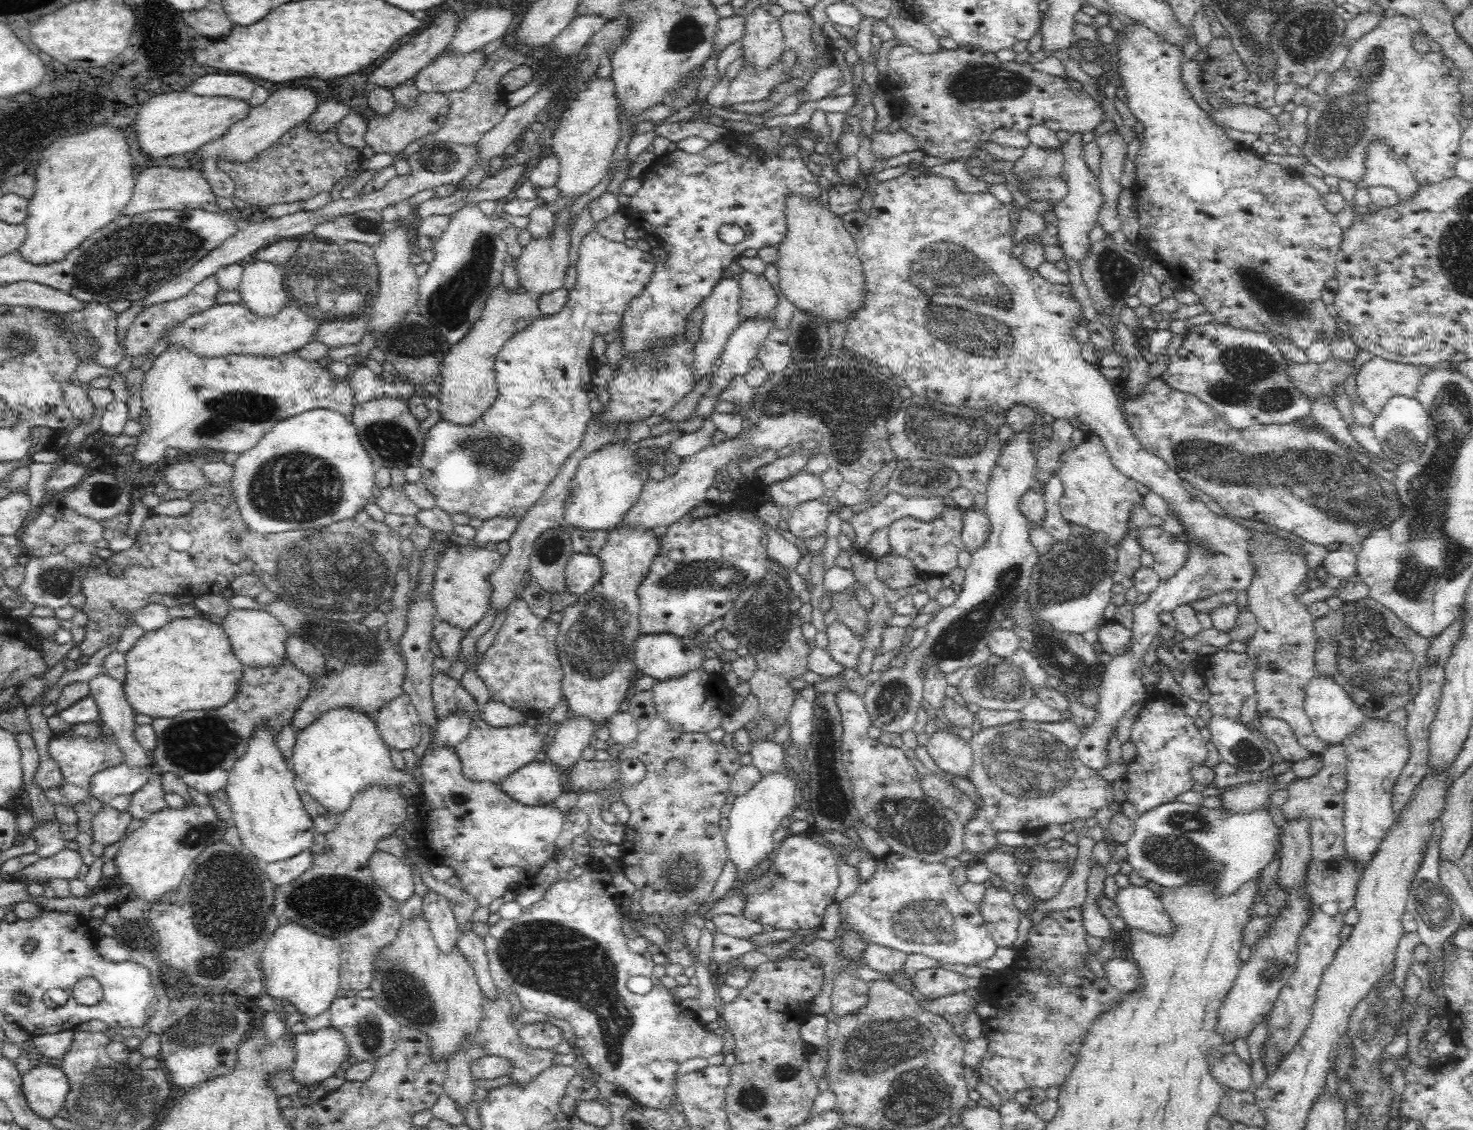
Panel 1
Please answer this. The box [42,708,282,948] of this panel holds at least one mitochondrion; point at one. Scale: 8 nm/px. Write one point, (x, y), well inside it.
(196, 745)

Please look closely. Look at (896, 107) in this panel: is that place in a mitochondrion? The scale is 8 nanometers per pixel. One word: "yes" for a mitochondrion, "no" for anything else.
no

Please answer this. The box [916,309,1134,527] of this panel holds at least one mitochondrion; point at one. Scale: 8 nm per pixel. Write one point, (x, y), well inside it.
(939, 398)

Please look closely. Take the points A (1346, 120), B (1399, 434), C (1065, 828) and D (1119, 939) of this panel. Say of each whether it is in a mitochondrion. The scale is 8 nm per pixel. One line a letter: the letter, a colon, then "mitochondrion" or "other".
A: mitochondrion
B: mitochondrion
C: other
D: other

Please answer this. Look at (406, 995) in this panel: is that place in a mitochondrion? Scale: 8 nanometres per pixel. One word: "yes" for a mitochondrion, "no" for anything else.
yes

